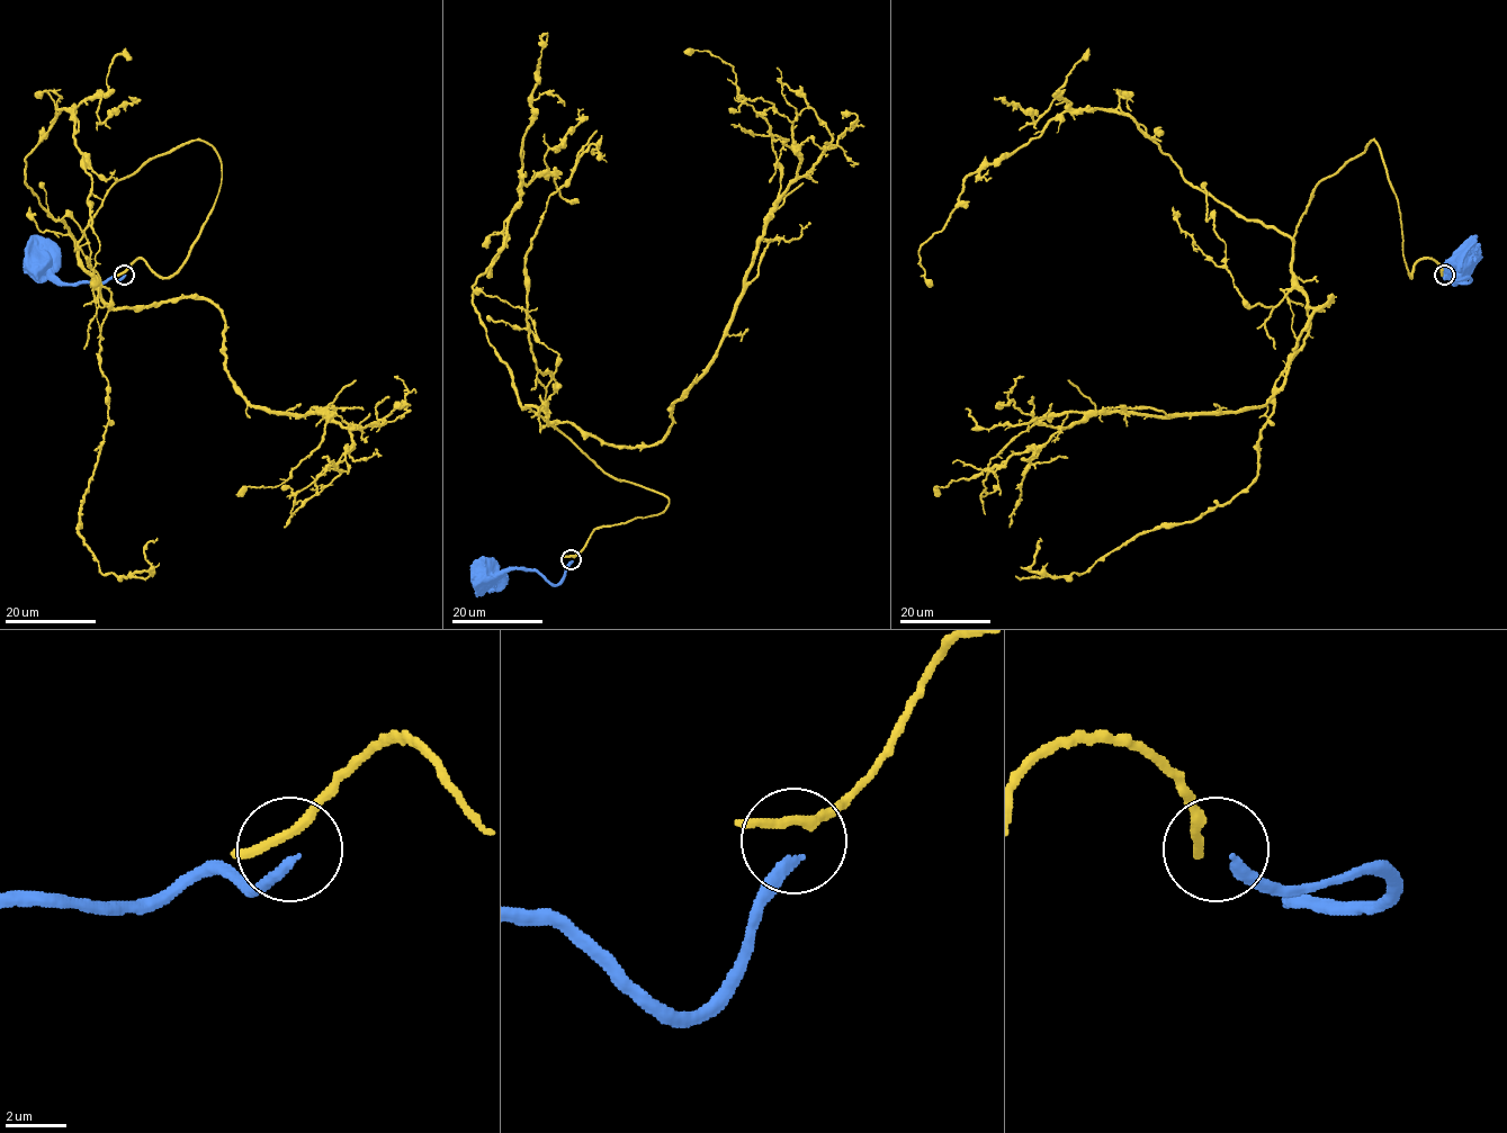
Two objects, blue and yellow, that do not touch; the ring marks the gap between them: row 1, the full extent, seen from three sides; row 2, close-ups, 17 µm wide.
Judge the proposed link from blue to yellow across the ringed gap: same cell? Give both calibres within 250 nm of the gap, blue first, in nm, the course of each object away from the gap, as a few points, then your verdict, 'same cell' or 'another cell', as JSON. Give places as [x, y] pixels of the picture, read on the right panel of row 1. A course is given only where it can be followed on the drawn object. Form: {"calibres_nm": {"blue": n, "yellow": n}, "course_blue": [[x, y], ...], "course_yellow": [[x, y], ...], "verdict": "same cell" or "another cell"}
{"calibres_nm": {"blue": 320, "yellow": 300}, "course_blue": [[1446, 276], [1454, 280], [1470, 280], [1454, 284], [1460, 275], [1455, 270], [1459, 263]], "course_yellow": [[1443, 273], [1410, 277], [1372, 141], [1294, 232], [1307, 307], [1333, 297], [1263, 405], [1049, 414], [939, 496]], "verdict": "another cell"}

